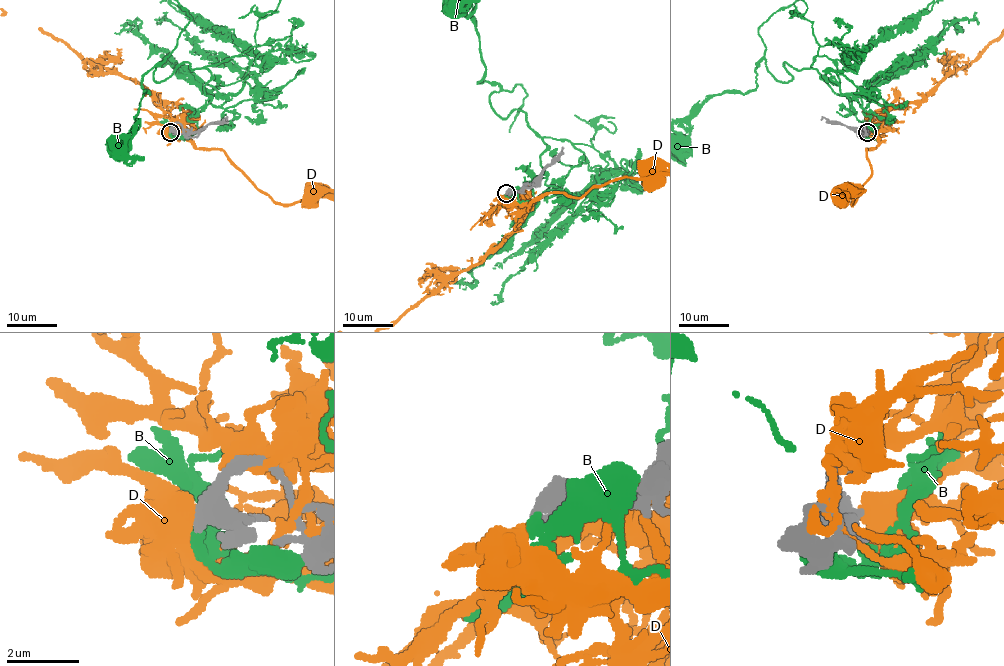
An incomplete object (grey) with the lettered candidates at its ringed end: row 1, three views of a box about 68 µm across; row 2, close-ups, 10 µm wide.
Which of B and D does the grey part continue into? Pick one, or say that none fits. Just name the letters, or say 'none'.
B

